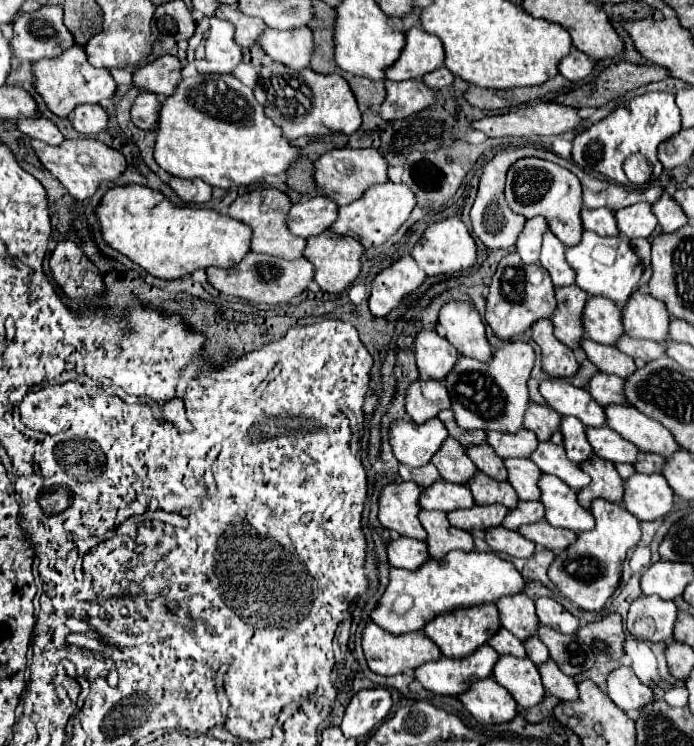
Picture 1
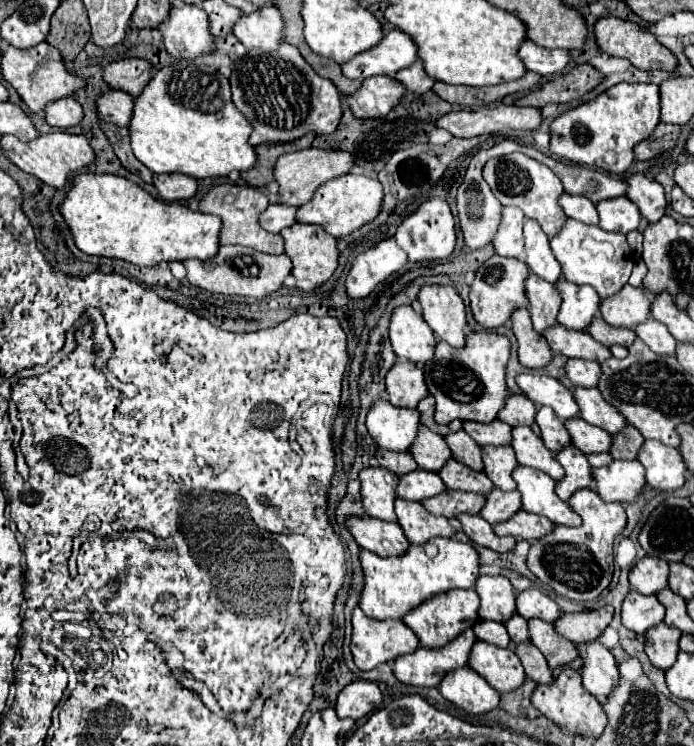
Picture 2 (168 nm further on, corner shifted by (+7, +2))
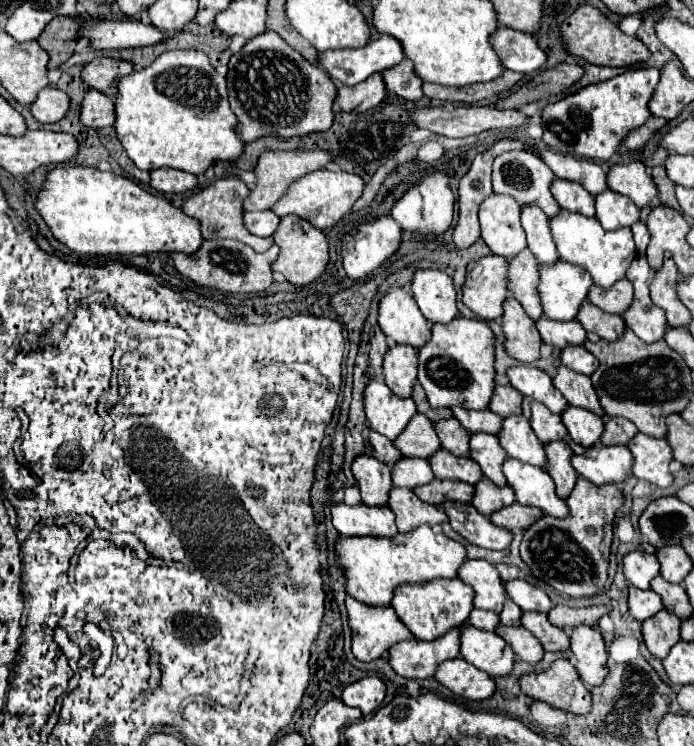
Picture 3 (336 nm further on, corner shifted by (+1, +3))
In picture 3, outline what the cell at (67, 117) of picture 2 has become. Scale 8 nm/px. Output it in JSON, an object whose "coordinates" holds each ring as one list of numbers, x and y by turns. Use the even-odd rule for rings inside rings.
{"coordinates":[[48,86,38,92,36,100,30,106,30,112,42,124,58,122,68,112,68,96,62,90]]}

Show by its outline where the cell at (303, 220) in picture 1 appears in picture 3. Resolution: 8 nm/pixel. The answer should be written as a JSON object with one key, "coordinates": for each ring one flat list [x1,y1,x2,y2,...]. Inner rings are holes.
{"coordinates":[[260,210,260,212,244,212,244,226,248,228,248,232,252,232,254,236,260,238,268,238,274,234,274,230,278,228,280,218,276,218,276,214,272,210]]}

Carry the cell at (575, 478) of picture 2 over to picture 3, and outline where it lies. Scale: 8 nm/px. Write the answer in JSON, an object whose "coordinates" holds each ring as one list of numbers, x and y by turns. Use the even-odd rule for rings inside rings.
{"coordinates":[[554,440,544,444,544,452,546,452,546,472,552,476,554,484,556,484,556,494,558,498,566,500,578,480,576,470,570,464,572,458,572,450,564,440]]}

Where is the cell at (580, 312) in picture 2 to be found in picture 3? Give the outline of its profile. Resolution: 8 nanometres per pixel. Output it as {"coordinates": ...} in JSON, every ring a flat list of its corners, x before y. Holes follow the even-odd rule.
{"coordinates":[[556,260,556,264,538,264,540,282,536,286,546,318,572,320,580,304,588,298,588,288,594,284,592,276,578,264]]}

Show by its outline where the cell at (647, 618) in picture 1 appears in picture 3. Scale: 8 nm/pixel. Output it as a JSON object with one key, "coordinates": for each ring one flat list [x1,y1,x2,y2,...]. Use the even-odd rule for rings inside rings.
{"coordinates":[[630,584,628,586,628,608,630,608,630,614,638,622,644,622,648,616,654,616,656,612,660,612,664,606,662,606,662,600,656,592,640,590]]}

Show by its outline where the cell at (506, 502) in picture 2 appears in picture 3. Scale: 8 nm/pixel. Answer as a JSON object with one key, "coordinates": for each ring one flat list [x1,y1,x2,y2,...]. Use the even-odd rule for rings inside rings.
{"coordinates":[[480,478,478,484,474,484,474,498,472,498,472,506,476,506,476,510,484,516,490,516,492,512,496,512,498,508,504,508,508,504,512,504,514,492,510,486,496,486,492,484,488,478]]}

